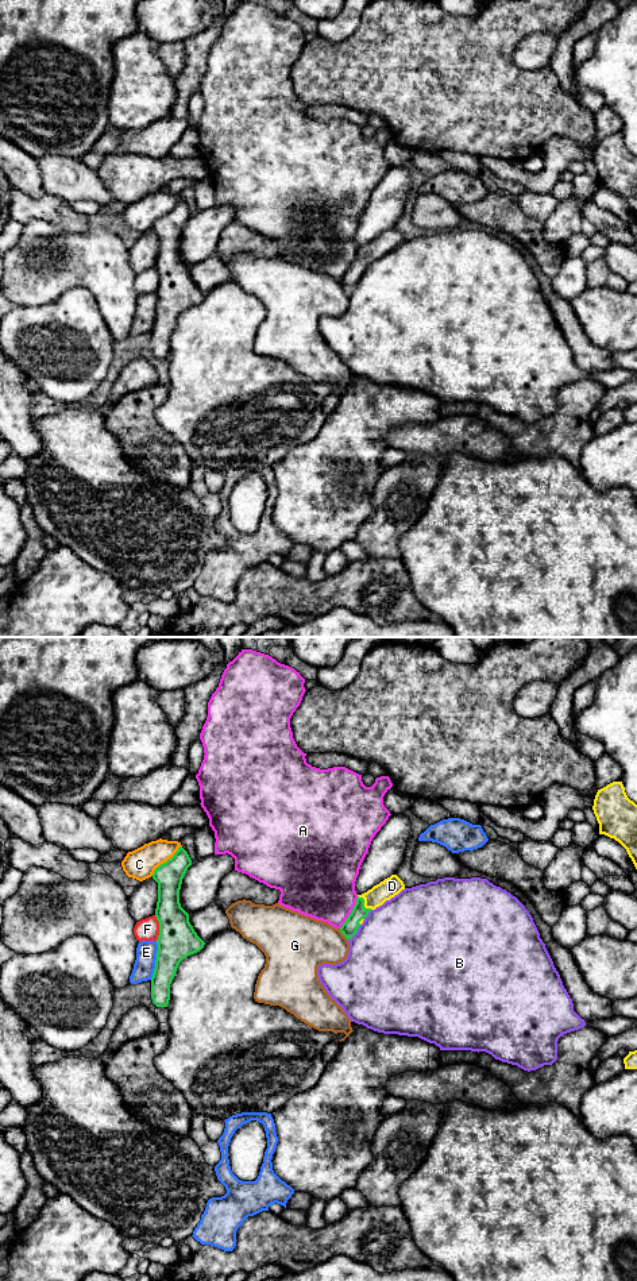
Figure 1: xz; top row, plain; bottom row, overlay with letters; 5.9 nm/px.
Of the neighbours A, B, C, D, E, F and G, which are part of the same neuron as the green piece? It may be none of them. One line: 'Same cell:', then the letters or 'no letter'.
Same cell: D

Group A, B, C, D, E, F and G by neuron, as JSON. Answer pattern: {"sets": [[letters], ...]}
{"sets": [["A"], ["B"], ["C"], ["D"], ["E"], ["F"], ["G"]]}

